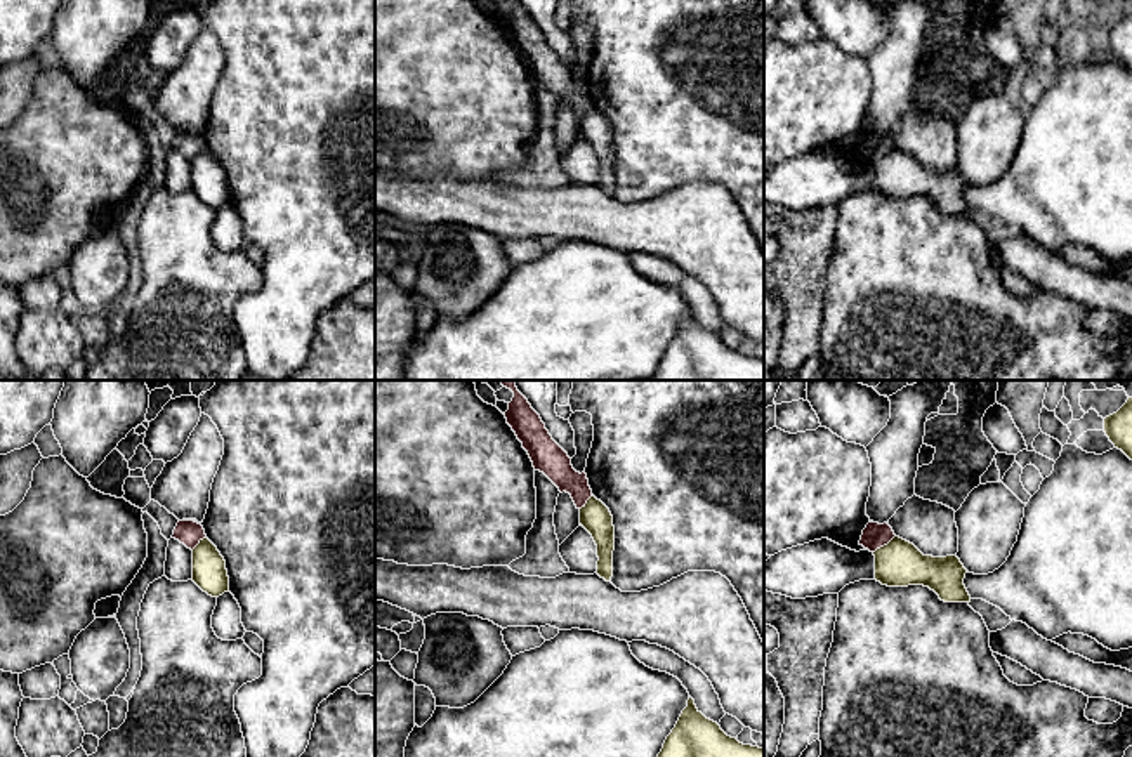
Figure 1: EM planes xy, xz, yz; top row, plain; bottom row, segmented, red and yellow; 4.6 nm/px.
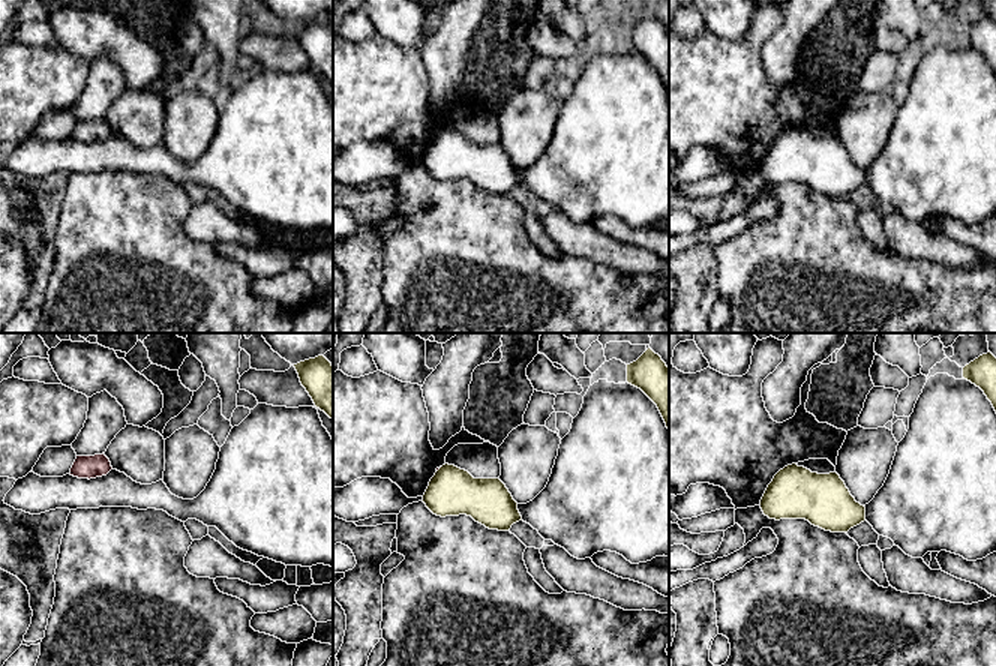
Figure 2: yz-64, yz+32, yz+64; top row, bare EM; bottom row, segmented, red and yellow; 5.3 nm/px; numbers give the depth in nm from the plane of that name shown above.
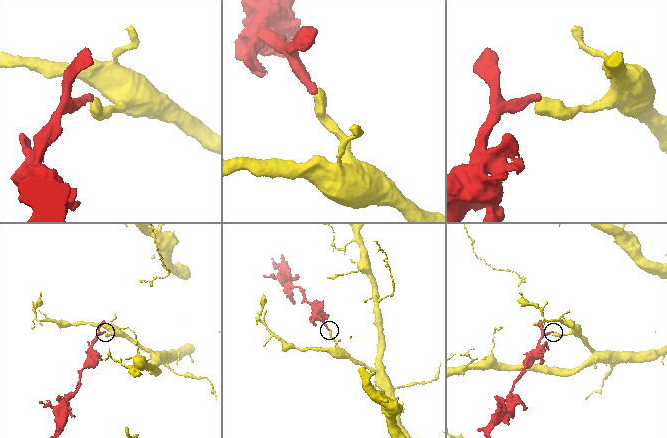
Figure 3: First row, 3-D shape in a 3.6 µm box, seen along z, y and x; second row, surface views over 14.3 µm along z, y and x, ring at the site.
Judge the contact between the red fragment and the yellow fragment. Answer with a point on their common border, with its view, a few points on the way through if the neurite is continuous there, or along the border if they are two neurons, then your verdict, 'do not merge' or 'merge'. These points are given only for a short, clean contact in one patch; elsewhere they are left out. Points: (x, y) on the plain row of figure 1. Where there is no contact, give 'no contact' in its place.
meets red in yz at (884, 155); border along yz (895, 146), (874, 164); do not merge

